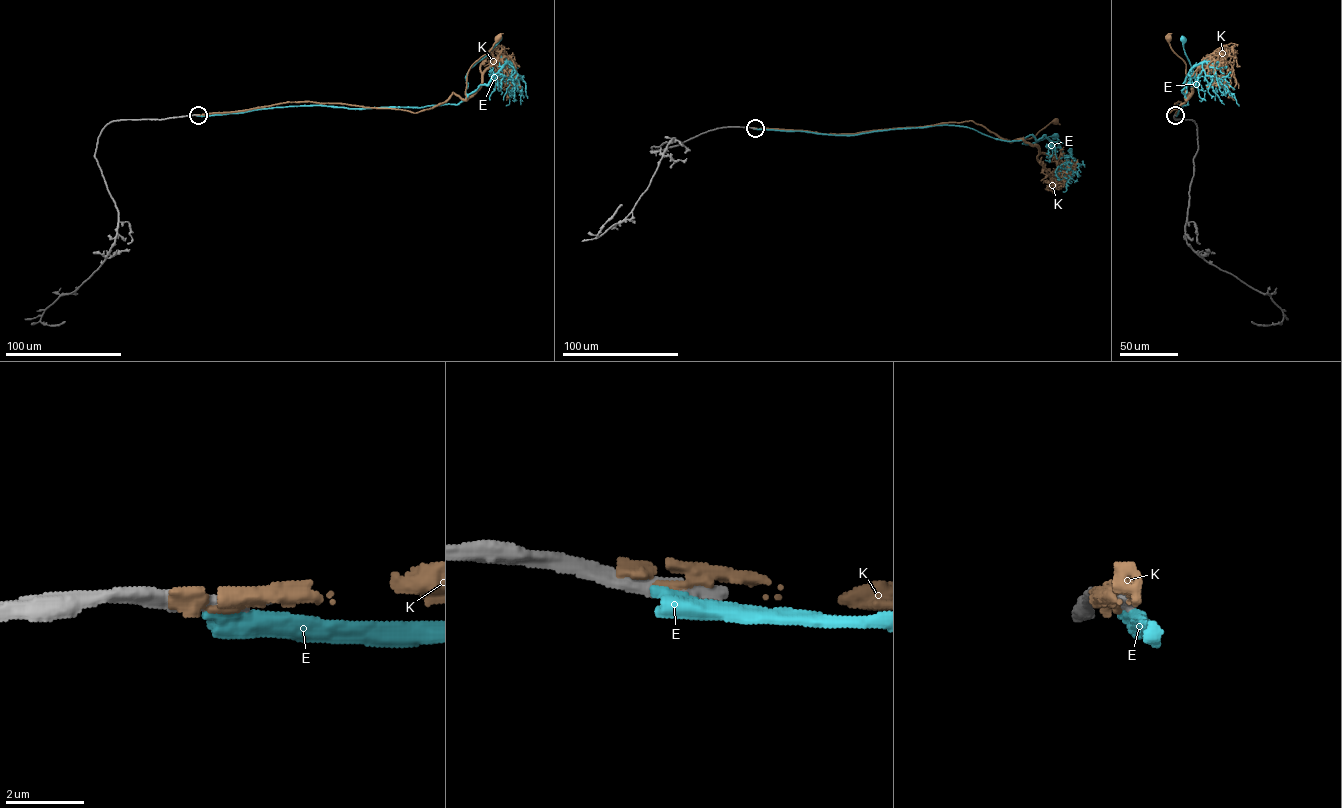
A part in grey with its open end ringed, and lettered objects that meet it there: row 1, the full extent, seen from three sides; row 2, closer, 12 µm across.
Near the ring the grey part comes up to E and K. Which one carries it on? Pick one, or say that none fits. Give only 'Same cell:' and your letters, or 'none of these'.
Same cell: none of these

